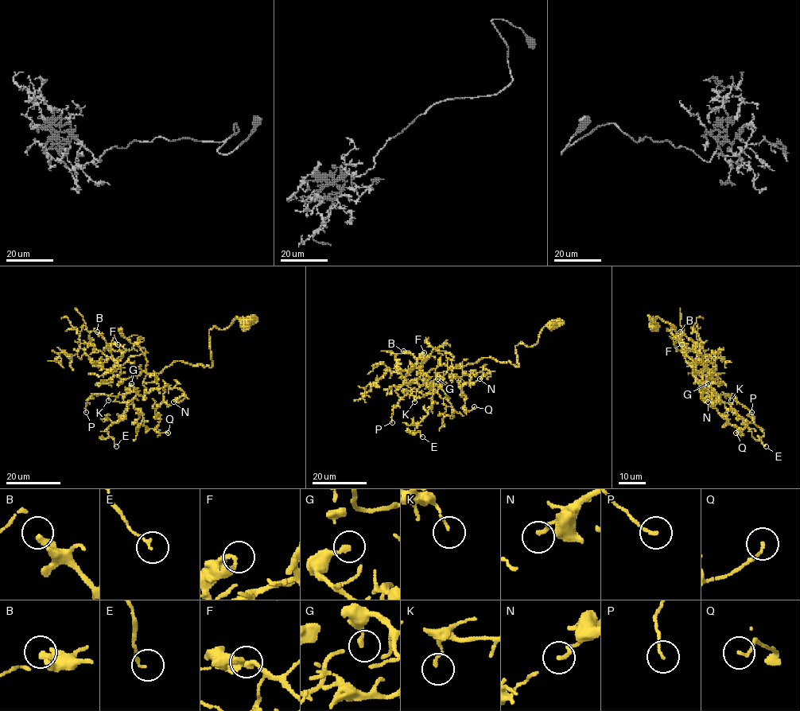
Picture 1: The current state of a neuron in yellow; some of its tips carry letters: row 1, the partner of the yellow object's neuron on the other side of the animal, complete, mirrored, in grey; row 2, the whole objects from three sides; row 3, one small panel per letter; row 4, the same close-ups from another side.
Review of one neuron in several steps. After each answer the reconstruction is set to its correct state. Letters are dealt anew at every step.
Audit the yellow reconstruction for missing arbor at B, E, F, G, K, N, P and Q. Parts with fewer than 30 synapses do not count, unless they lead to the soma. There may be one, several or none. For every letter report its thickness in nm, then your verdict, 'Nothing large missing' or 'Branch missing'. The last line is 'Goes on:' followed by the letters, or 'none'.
B: Thickness 240 nm. Nothing large missing
E: Thickness 130 nm. Nothing large missing
F: Thickness 300 nm. Nothing large missing
G: Thickness 240 nm. Nothing large missing
K: Thickness 110 nm. Nothing large missing
N: Thickness 170 nm. Nothing large missing
P: Thickness 120 nm. Nothing large missing
Q: Thickness 110 nm. Nothing large missing
Goes on: none

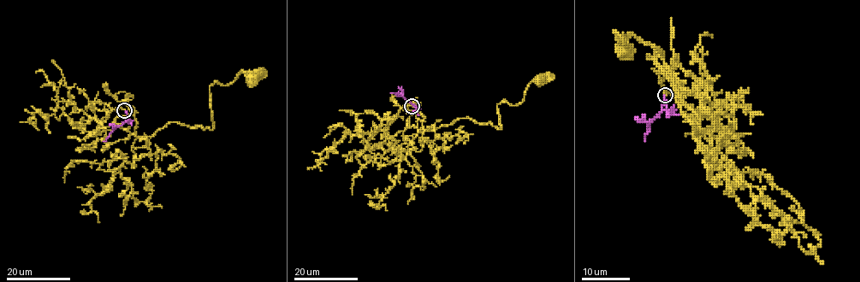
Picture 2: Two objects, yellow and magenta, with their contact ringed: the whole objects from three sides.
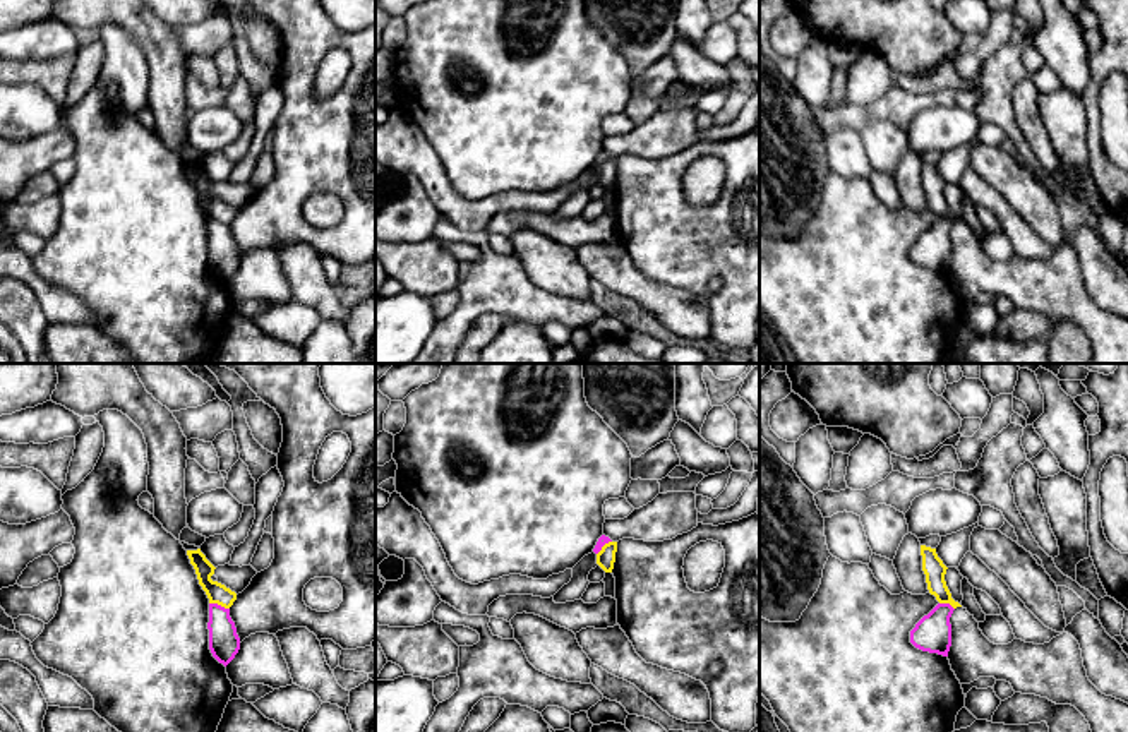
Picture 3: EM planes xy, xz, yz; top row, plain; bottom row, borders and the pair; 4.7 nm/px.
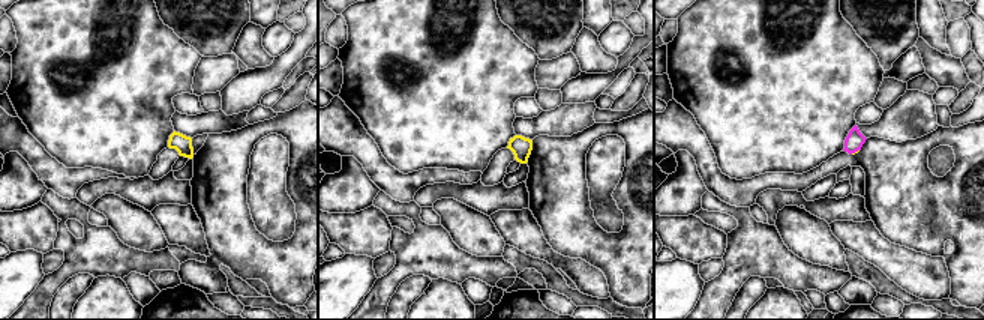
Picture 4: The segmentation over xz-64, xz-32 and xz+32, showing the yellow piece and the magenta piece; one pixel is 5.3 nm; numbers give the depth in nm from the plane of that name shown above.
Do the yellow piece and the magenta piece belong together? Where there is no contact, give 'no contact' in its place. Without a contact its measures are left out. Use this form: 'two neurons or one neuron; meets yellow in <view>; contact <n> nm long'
two neurons; meets yellow in xy; contact 100 nm long

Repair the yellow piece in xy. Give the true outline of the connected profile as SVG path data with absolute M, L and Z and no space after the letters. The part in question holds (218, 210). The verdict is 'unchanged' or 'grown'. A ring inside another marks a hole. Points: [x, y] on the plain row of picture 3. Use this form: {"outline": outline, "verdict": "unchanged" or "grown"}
{"outline": "M201 165L187 166L187 171L195 185L199 201L202 202L209 214L209 219L218 219L225 225L230 225L237 216L237 209L226 204L225 201L211 195L216 183L206 175Z", "verdict": "unchanged"}

